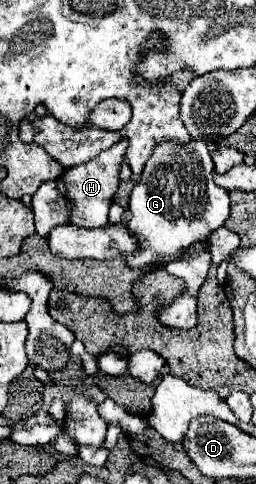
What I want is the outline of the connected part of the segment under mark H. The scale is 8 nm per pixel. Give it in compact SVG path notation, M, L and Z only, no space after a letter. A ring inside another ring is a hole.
M121 139L117 145L95 157L95 161L87 161L83 165L71 167L57 179L57 189L61 197L67 197L67 201L71 203L71 215L69 215L71 225L95 229L107 223L107 213L119 185L119 163L125 159L125 149L127 149L127 141Z

